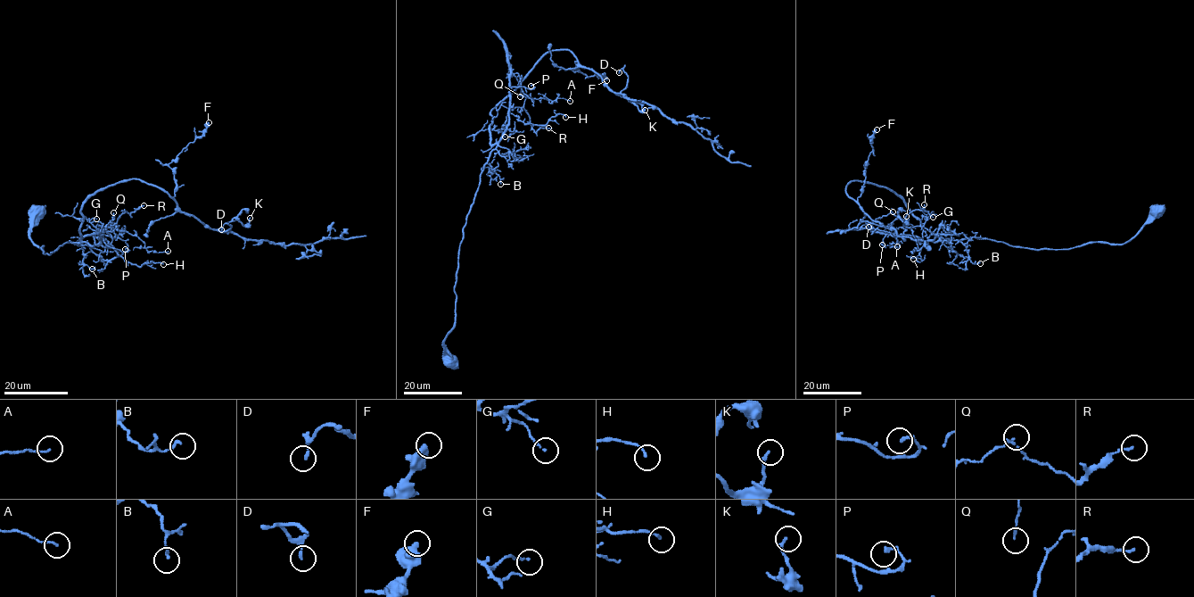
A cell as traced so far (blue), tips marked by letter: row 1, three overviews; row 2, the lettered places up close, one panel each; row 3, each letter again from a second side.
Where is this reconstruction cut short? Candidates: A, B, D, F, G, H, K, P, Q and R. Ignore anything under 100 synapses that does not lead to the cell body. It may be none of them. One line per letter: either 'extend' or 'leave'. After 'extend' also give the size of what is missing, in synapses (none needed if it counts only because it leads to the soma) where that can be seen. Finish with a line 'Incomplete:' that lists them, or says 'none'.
A: leave
B: leave
D: leave
F: leave
G: leave
H: leave
K: leave
P: leave
Q: leave
R: leave
Incomplete: none

